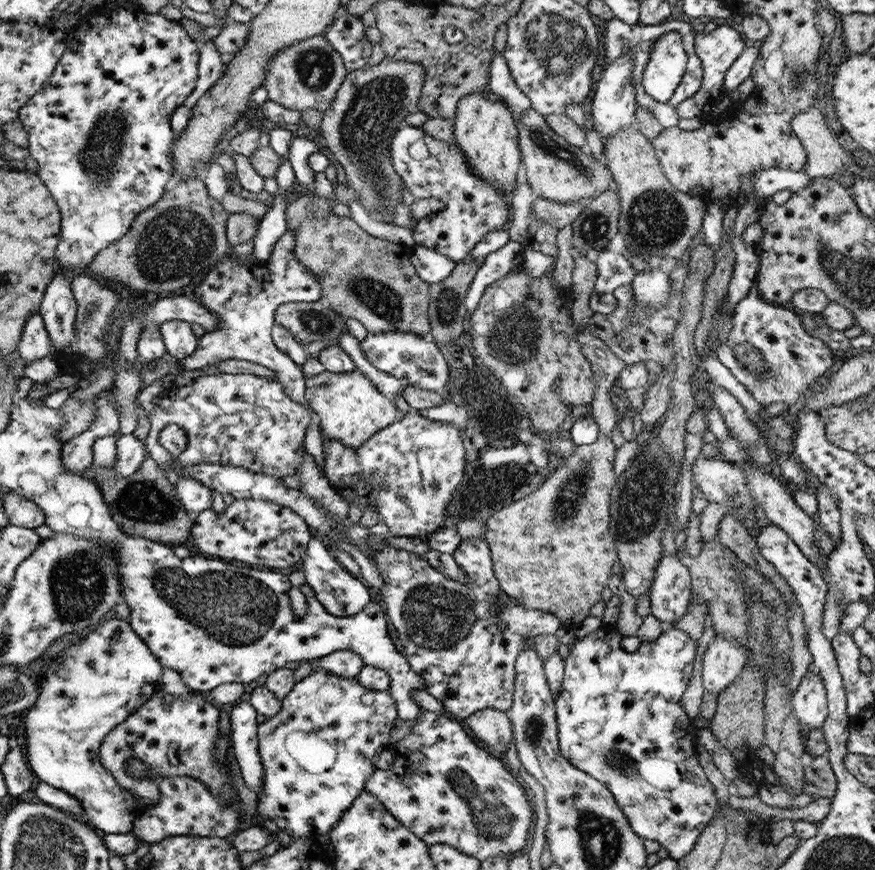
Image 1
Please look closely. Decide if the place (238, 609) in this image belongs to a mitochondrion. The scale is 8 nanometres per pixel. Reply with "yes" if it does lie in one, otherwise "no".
yes

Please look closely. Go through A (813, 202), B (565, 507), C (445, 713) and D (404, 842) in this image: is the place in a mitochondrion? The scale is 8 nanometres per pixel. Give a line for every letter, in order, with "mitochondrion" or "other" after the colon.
A: other
B: mitochondrion
C: other
D: other

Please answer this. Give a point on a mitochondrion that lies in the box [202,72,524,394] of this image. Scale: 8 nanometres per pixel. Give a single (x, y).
(374, 108)

